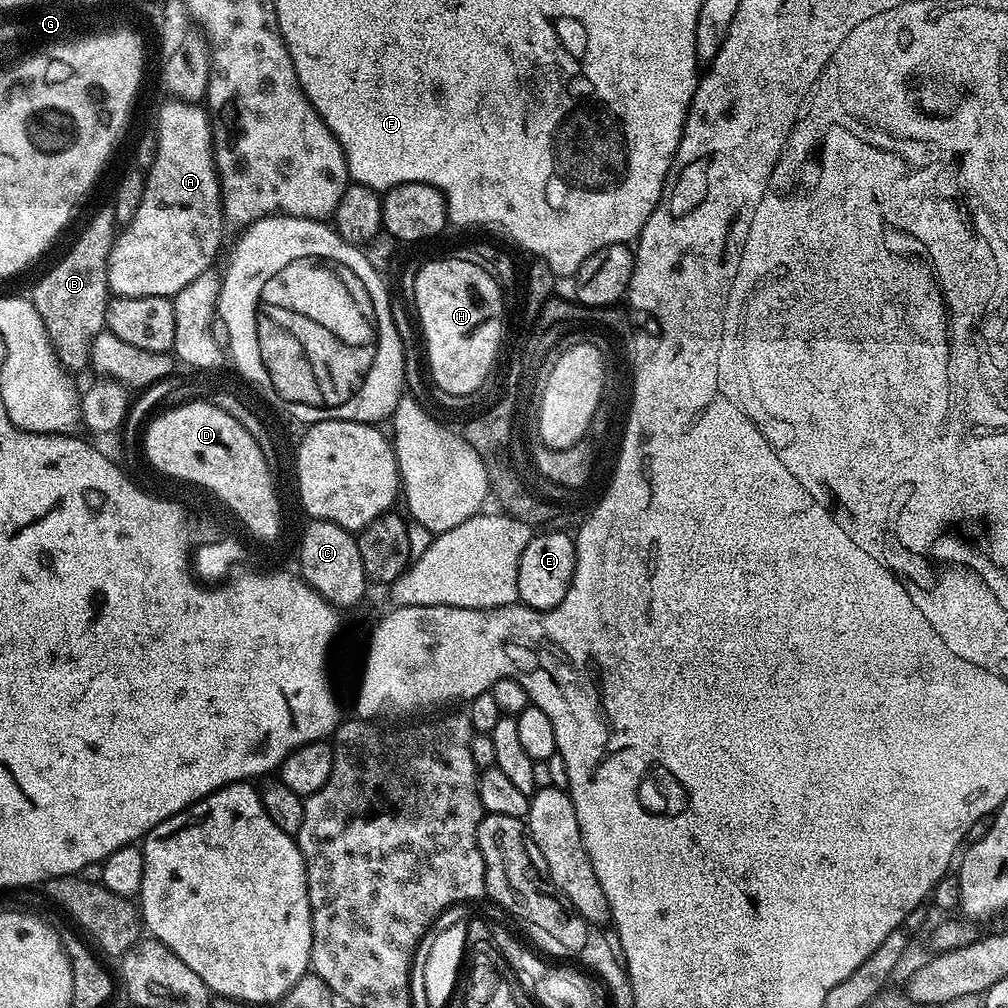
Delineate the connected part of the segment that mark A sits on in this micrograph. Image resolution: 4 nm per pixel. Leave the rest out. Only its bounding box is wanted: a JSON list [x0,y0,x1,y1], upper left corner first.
[108,101,226,298]

